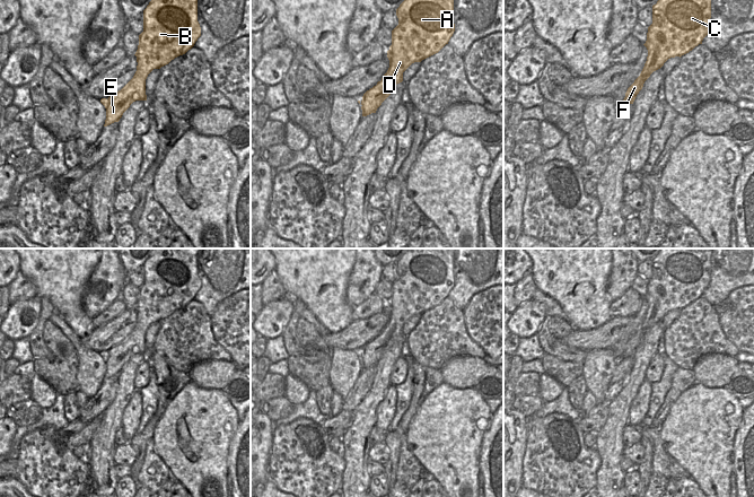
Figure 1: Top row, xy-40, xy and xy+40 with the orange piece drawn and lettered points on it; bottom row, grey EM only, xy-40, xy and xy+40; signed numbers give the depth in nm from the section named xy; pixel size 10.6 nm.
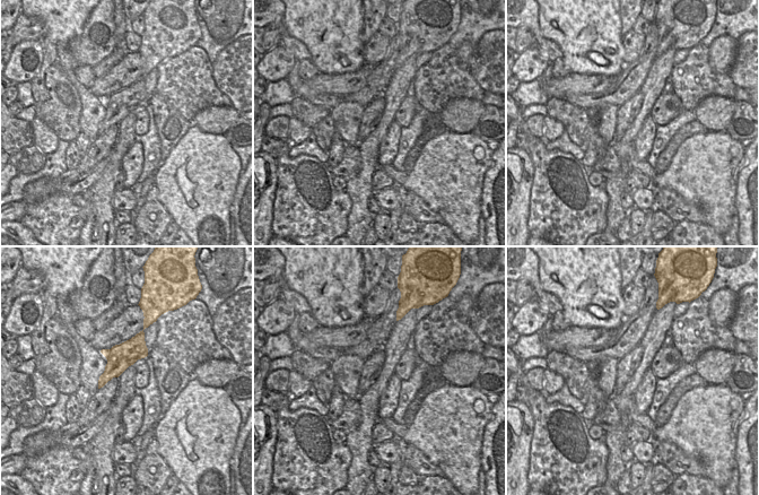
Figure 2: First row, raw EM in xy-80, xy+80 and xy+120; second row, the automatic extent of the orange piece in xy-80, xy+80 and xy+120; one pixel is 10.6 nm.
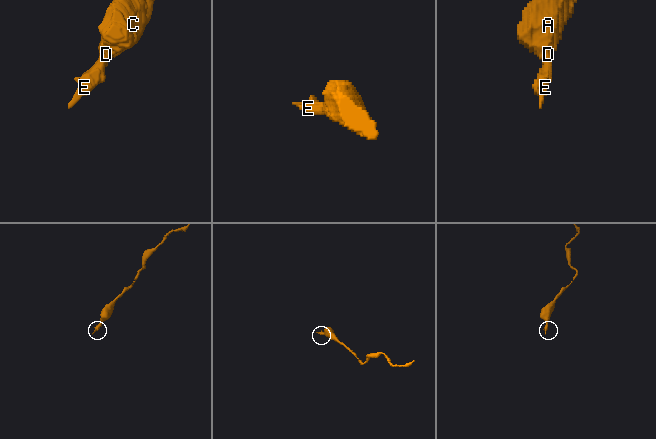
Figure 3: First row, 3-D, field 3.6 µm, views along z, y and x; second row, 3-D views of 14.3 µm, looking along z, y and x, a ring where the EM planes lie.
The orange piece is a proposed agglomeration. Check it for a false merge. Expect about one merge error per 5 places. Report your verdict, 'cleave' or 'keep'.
keep

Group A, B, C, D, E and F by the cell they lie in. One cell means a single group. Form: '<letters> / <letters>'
A B C D E F

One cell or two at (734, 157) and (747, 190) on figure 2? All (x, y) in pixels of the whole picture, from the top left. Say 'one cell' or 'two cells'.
two cells

